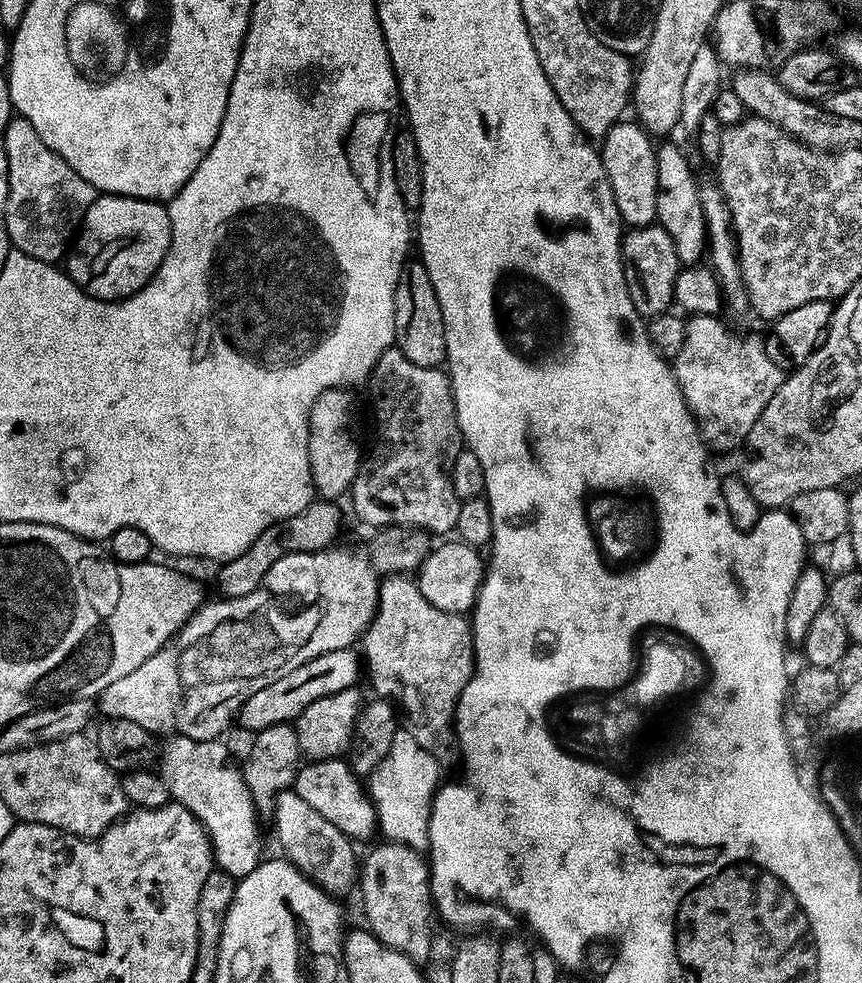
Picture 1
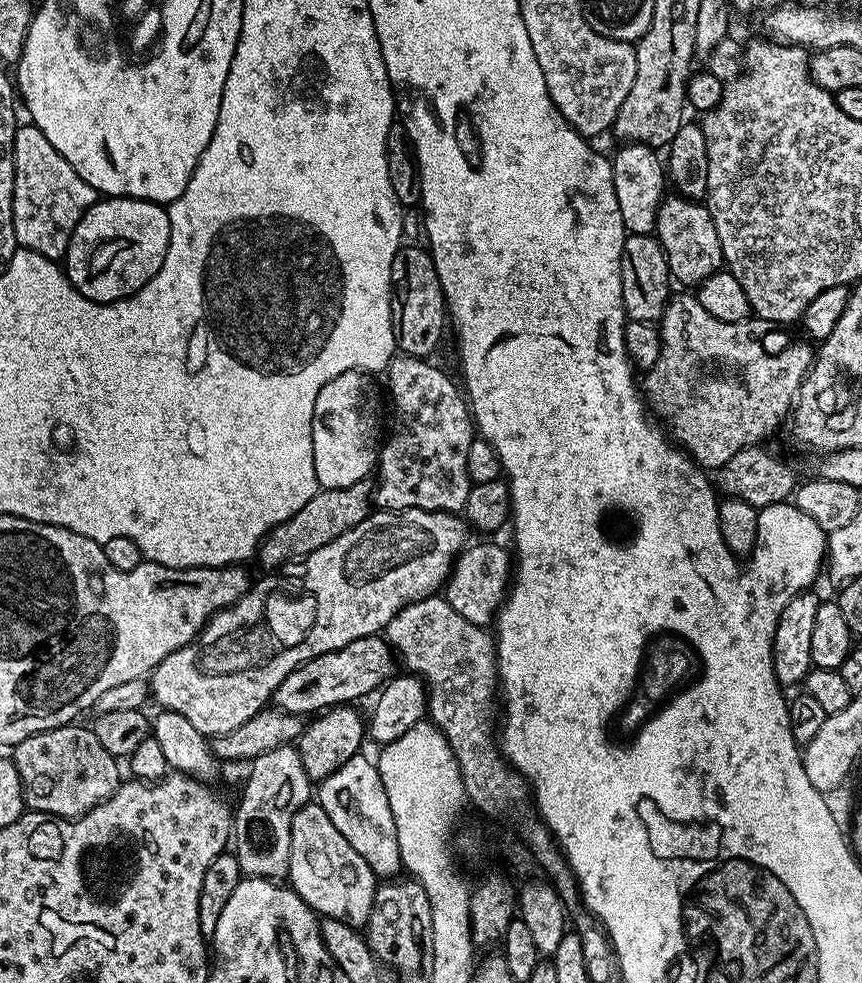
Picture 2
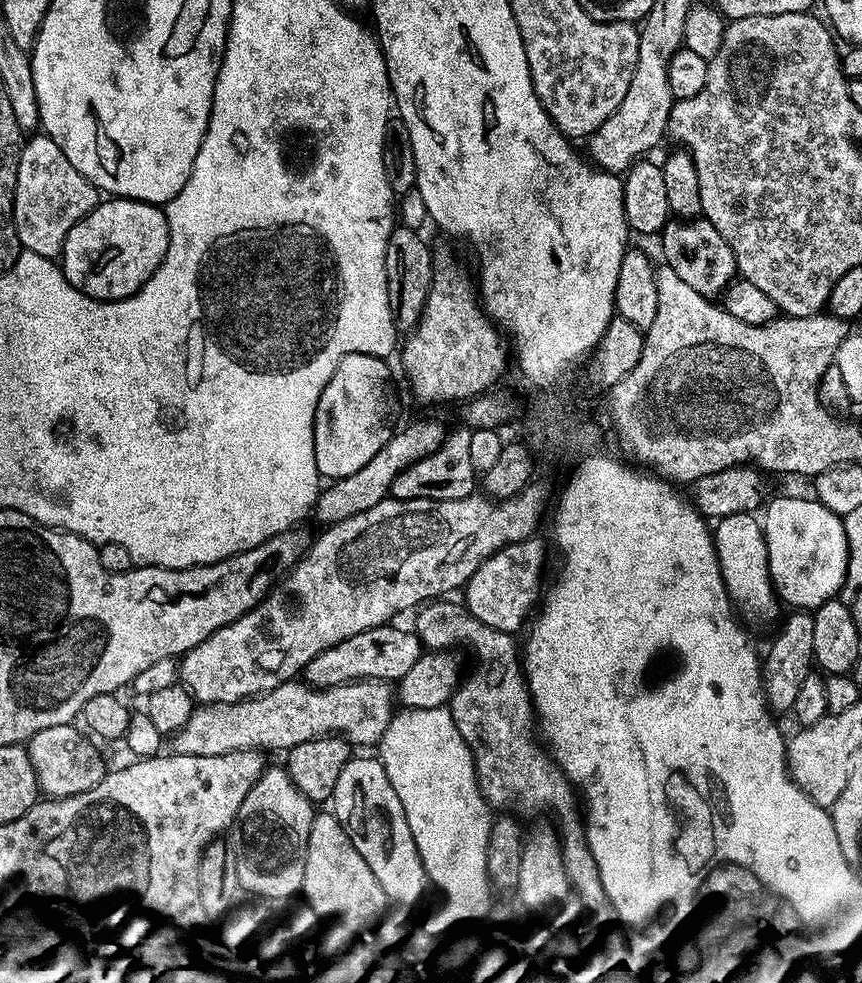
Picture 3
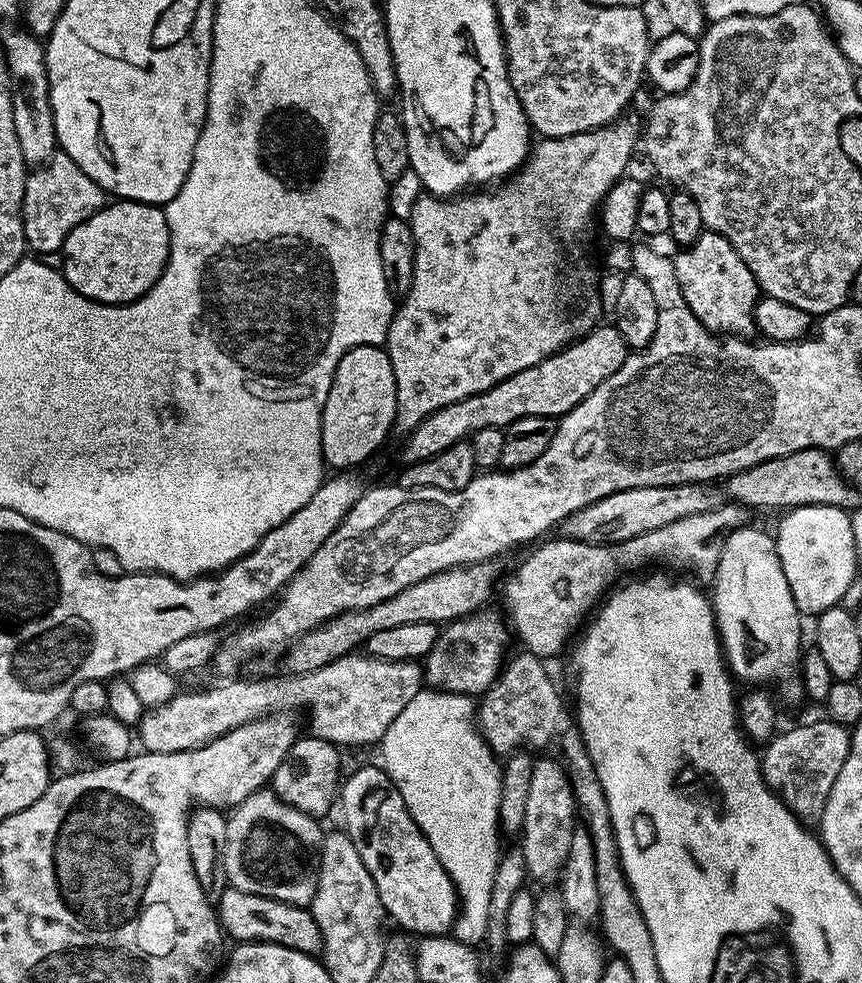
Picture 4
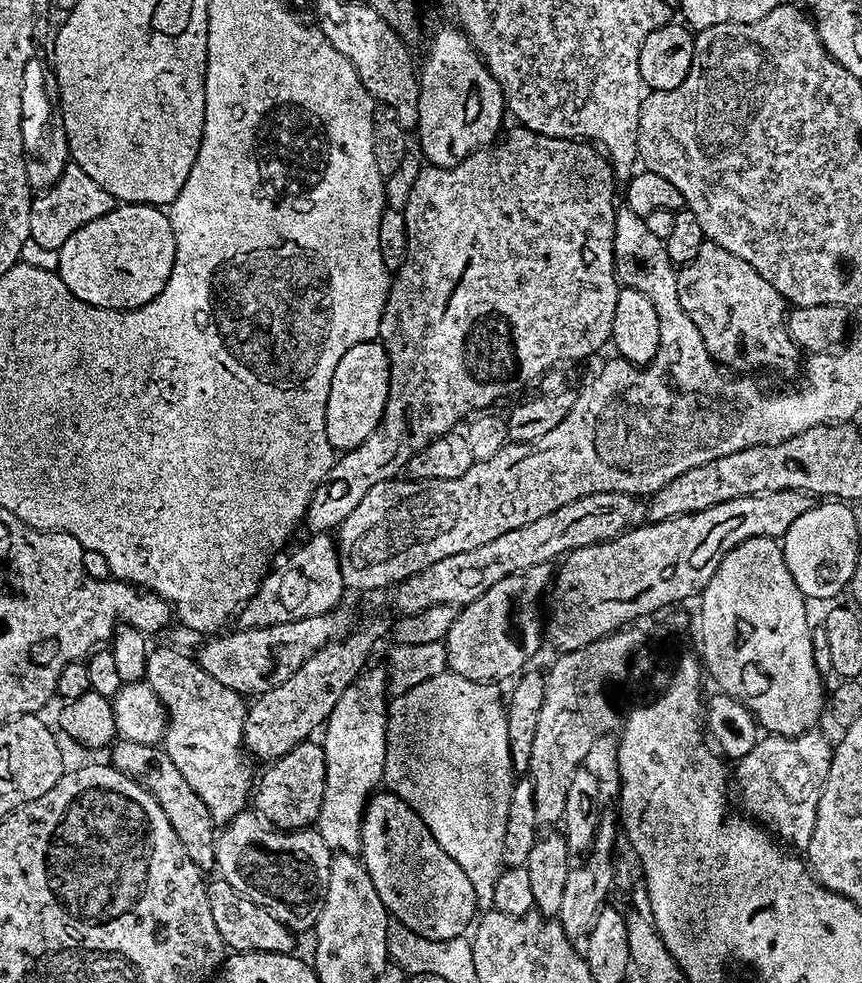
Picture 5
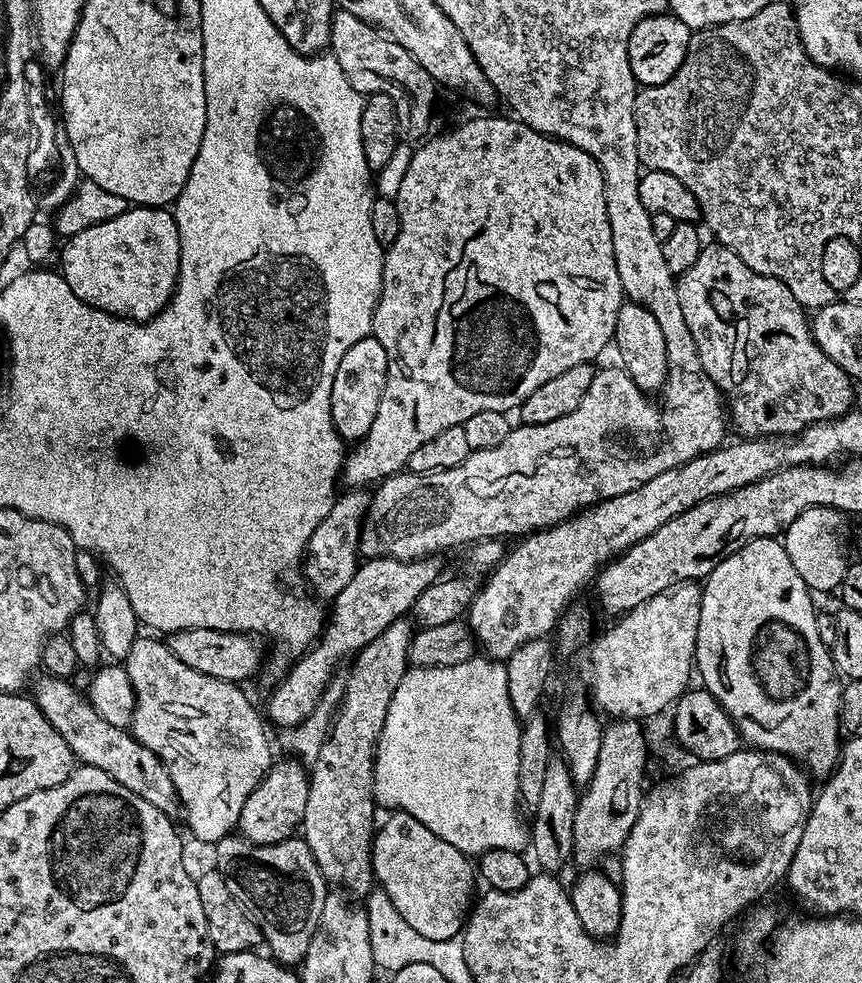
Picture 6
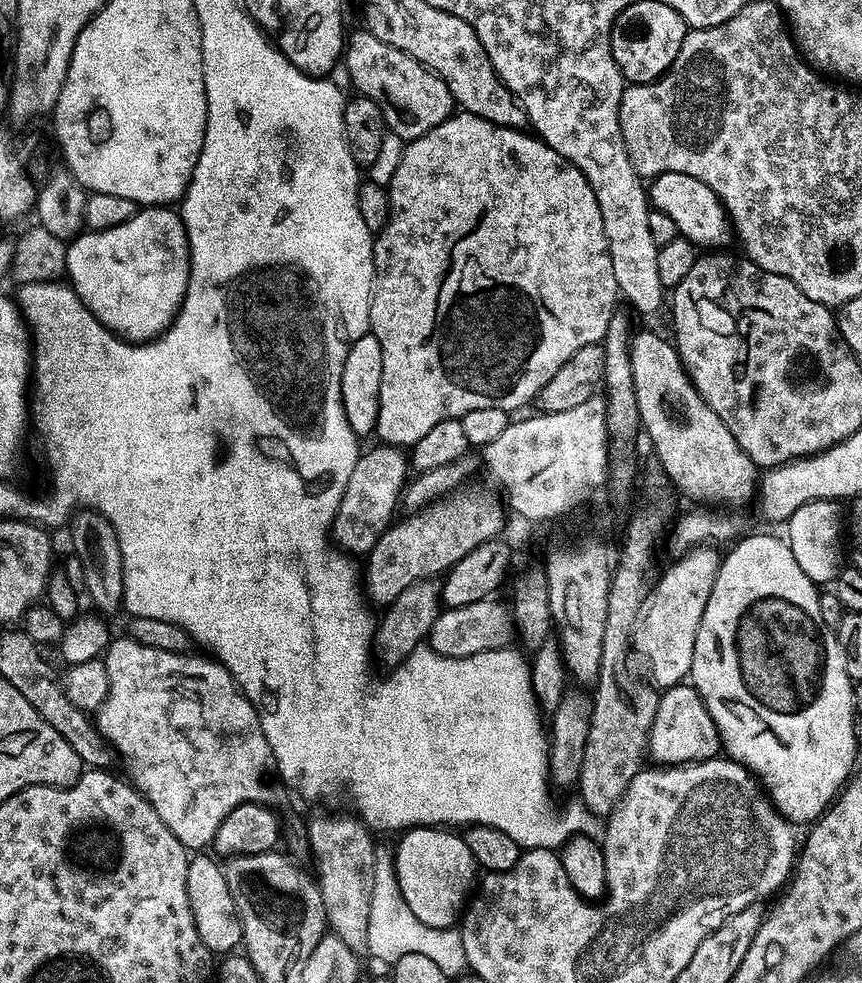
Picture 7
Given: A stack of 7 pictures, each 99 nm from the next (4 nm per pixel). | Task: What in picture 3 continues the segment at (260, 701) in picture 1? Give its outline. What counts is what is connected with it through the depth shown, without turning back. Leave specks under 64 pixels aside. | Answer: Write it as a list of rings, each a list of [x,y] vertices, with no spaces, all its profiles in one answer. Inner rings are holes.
[[[395,623],[379,624],[362,634],[354,634],[326,650],[322,650],[303,670],[302,680],[314,688],[333,688],[349,680],[382,680],[398,682],[414,667],[422,654],[415,631],[395,628]]]

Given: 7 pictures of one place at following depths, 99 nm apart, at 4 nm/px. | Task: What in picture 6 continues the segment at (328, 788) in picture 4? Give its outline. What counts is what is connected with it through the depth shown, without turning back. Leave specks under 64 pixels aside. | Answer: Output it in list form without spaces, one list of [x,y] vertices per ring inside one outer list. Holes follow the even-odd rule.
[[[277,759],[273,763],[254,794],[250,794],[250,798],[246,798],[242,805],[238,832],[251,844],[277,844],[291,840],[303,825],[306,798],[310,798],[309,773],[295,759],[287,759]]]

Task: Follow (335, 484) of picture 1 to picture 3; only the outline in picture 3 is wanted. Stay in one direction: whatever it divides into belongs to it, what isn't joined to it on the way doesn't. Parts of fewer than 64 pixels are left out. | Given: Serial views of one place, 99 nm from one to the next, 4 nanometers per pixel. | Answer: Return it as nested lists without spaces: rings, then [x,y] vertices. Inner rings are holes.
[[[361,352],[346,354],[346,358],[342,358],[342,362],[338,362],[338,370],[334,370],[334,378],[330,378],[330,382],[326,382],[326,390],[322,390],[322,398],[318,398],[318,406],[314,414],[314,458],[321,477],[333,481],[346,478],[346,474],[355,474],[357,470],[362,470],[362,466],[366,466],[366,462],[370,462],[370,458],[374,458],[374,454],[378,454],[378,450],[382,450],[382,446],[386,446],[386,442],[392,437],[398,421],[396,421],[396,388],[392,385],[392,372],[388,369],[388,363],[389,361],[383,356],[371,356]]]

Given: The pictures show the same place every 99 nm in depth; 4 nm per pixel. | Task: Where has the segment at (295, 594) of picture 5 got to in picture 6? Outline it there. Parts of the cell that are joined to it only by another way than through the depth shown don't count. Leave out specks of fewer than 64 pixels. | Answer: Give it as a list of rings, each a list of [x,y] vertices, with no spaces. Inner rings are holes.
[[[348,490],[337,495],[332,501],[330,514],[318,522],[318,530],[310,534],[308,551],[302,561],[302,573],[308,579],[307,587],[317,597],[334,598],[346,590],[350,578],[354,578],[360,556],[360,531],[364,528],[364,519],[368,515],[370,496],[364,490]]]

